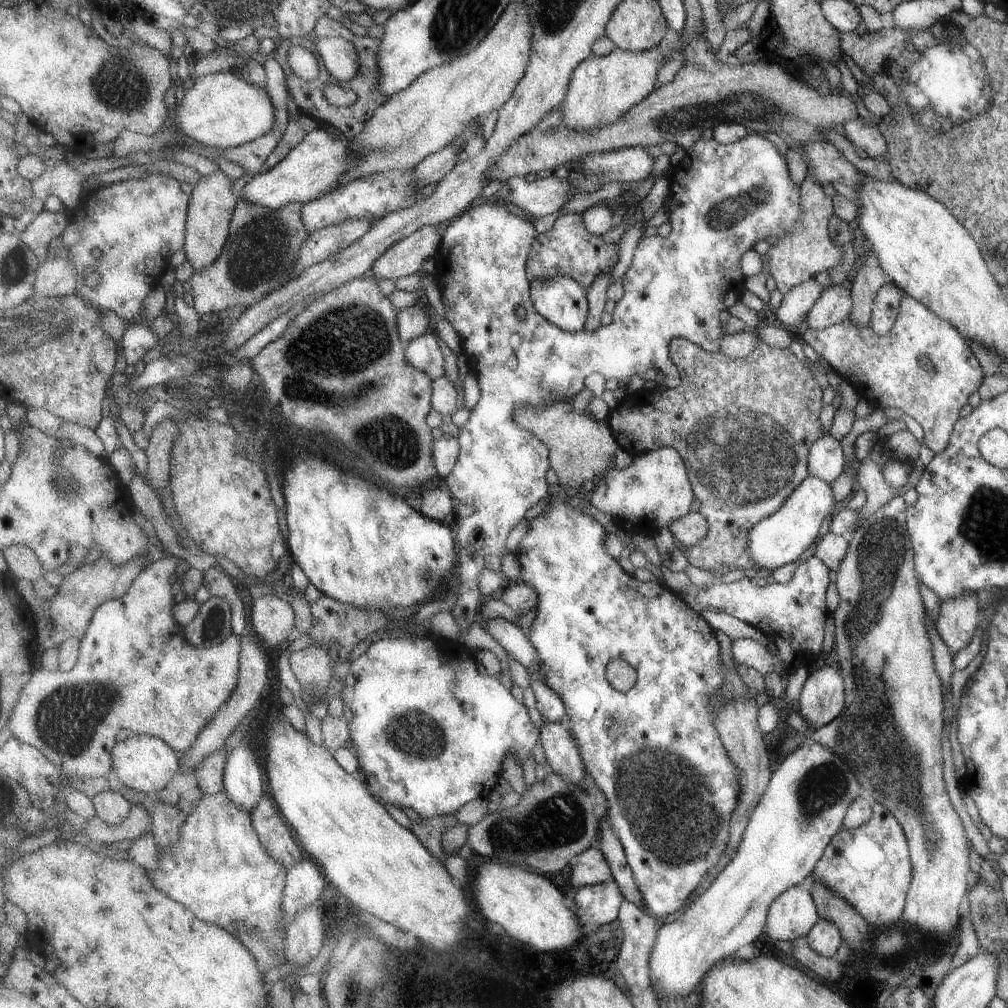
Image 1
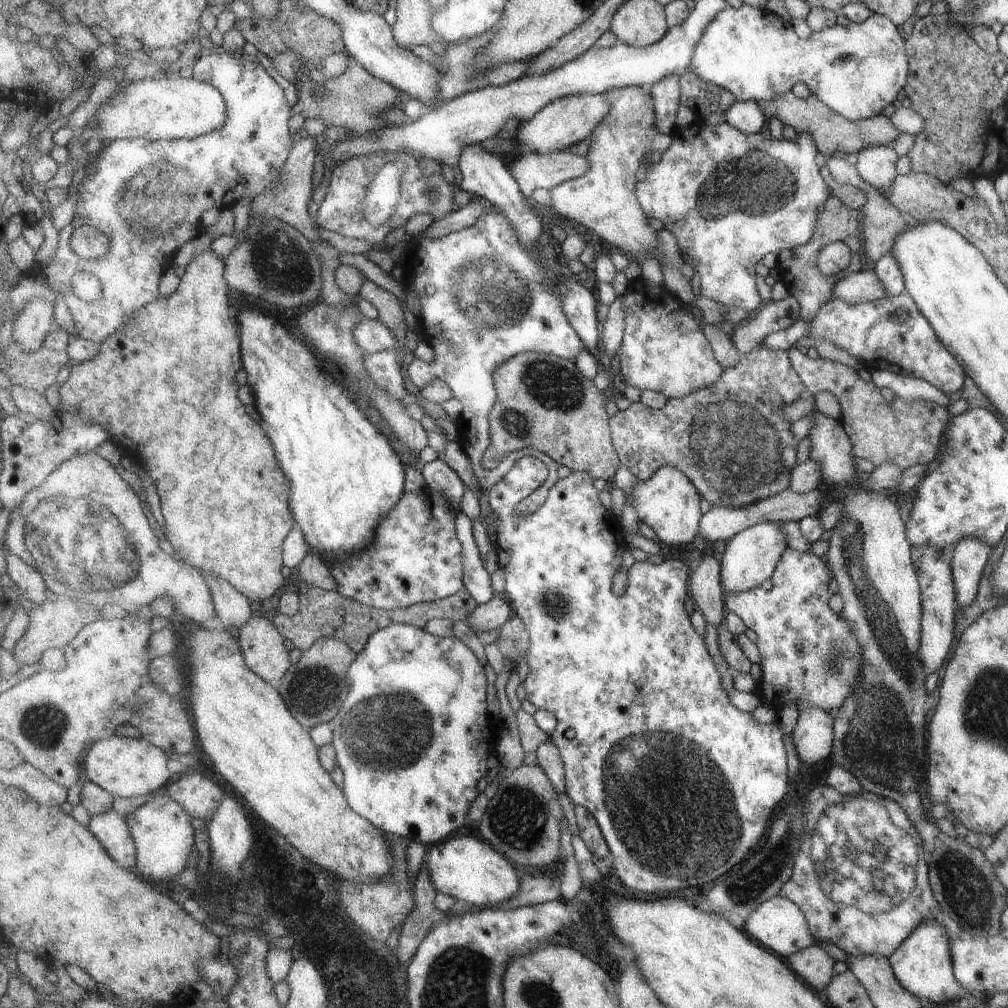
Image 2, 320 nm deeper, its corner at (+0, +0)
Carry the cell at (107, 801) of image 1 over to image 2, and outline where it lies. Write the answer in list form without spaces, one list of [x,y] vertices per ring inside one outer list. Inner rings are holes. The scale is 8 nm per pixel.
[[[111,810],[105,814],[91,816],[88,829],[101,840],[109,854],[121,862],[121,866],[136,870],[137,846],[131,834],[131,826],[124,816]]]

